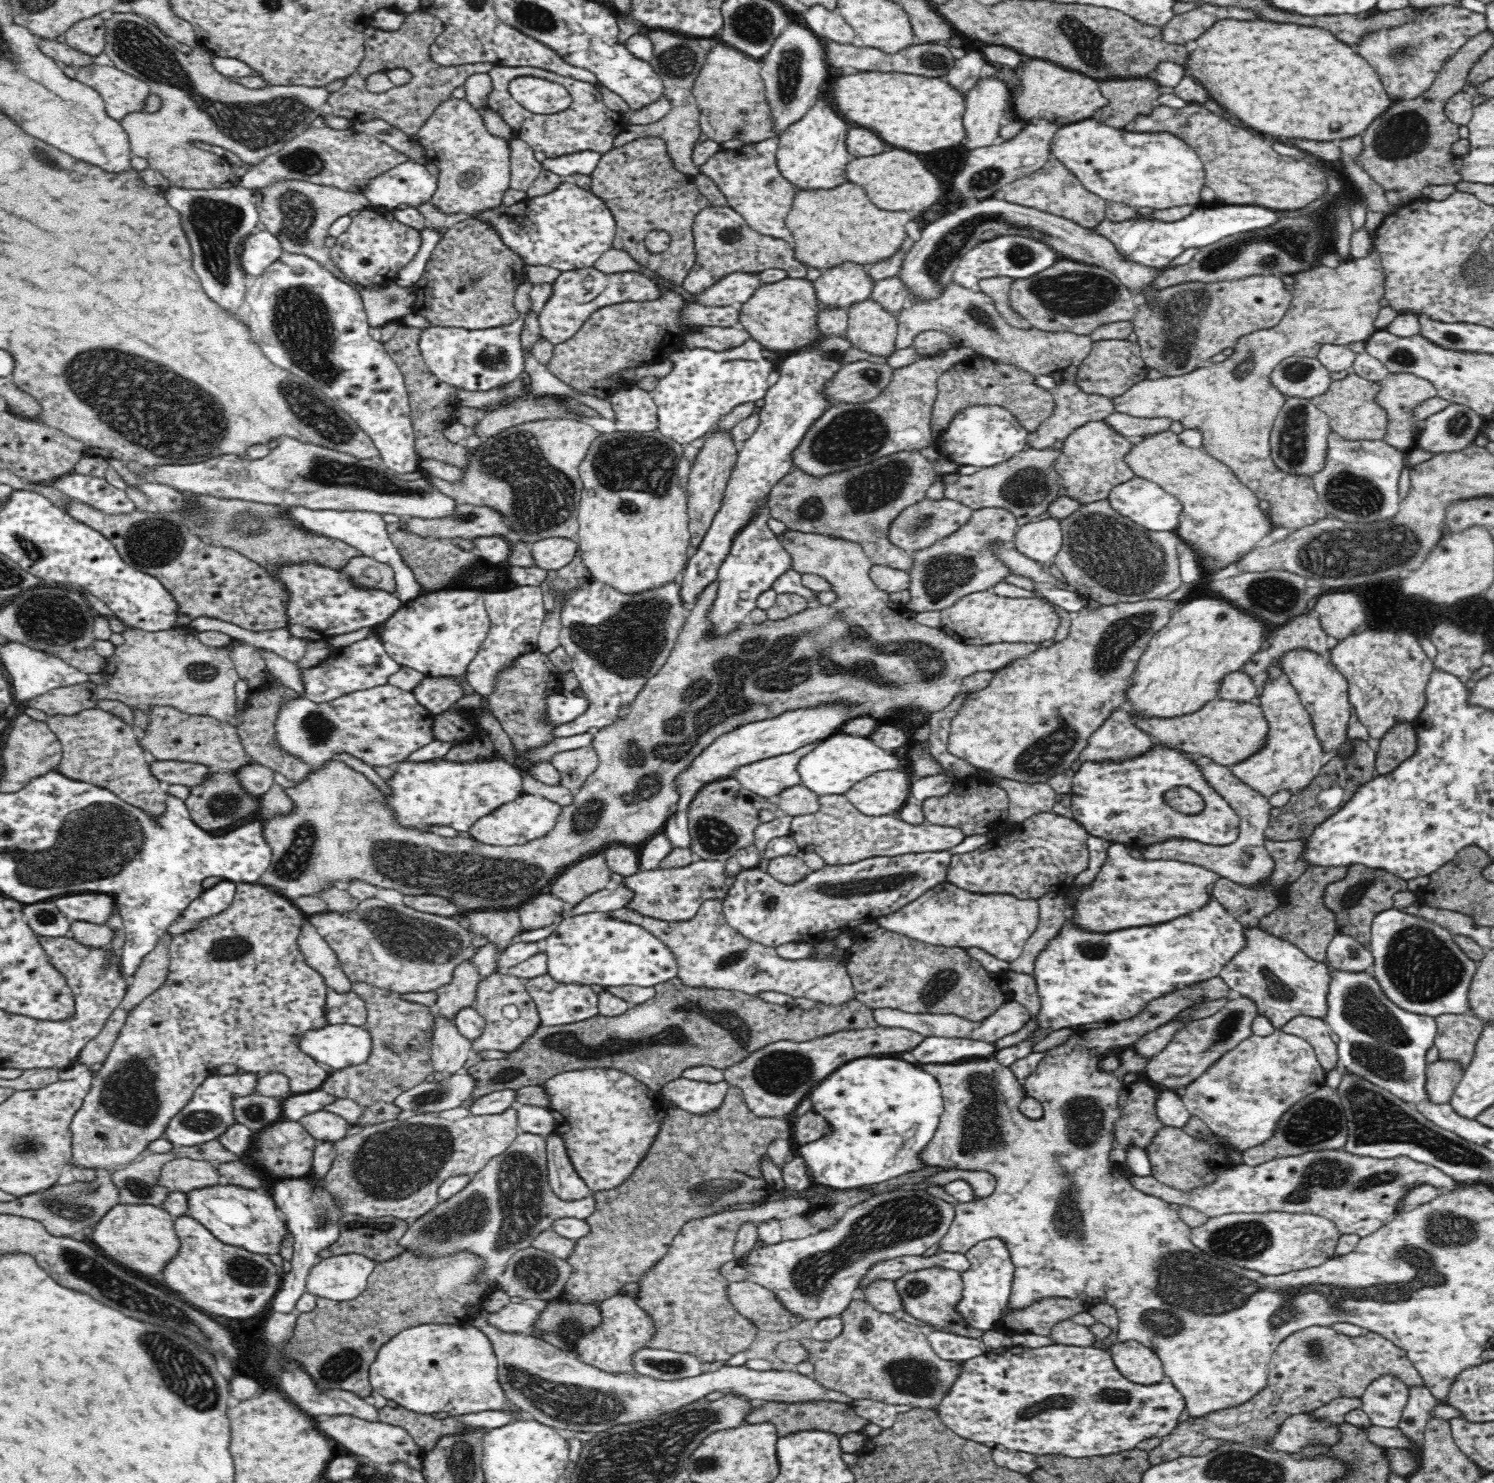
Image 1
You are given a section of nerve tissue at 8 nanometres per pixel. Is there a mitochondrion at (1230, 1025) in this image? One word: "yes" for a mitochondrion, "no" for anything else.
yes

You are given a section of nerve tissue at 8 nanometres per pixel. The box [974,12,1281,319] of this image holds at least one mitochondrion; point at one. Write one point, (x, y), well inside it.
(1089, 45)

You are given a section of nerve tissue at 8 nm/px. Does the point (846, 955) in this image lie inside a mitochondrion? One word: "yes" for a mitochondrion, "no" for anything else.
no

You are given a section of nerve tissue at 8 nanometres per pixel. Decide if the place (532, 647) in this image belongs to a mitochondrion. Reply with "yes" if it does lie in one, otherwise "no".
no

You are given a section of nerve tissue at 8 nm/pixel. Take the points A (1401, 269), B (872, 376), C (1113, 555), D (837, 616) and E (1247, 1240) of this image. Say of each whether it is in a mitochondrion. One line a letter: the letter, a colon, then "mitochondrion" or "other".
A: other
B: mitochondrion
C: mitochondrion
D: mitochondrion
E: mitochondrion

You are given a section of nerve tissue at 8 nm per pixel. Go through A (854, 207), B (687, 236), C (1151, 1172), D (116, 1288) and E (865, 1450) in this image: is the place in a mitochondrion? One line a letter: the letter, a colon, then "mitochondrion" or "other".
A: other
B: other
C: other
D: mitochondrion
E: other

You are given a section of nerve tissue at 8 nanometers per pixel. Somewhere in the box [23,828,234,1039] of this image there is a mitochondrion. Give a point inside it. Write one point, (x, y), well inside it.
(43, 917)

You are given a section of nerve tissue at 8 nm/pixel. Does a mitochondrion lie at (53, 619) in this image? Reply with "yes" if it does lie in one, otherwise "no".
yes

